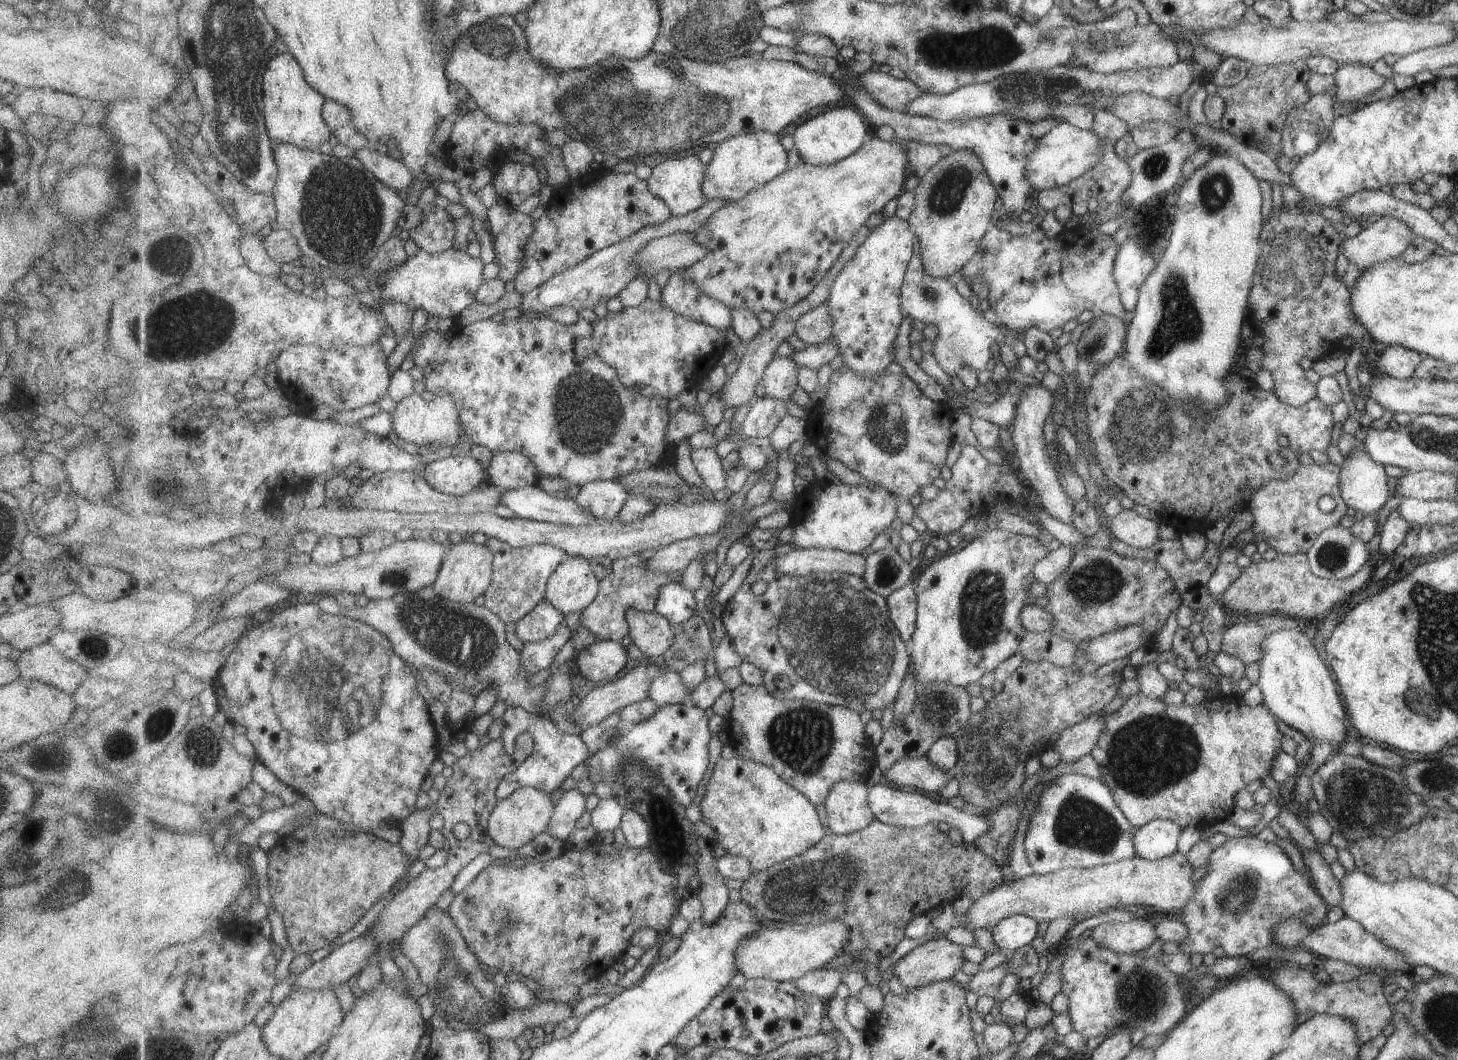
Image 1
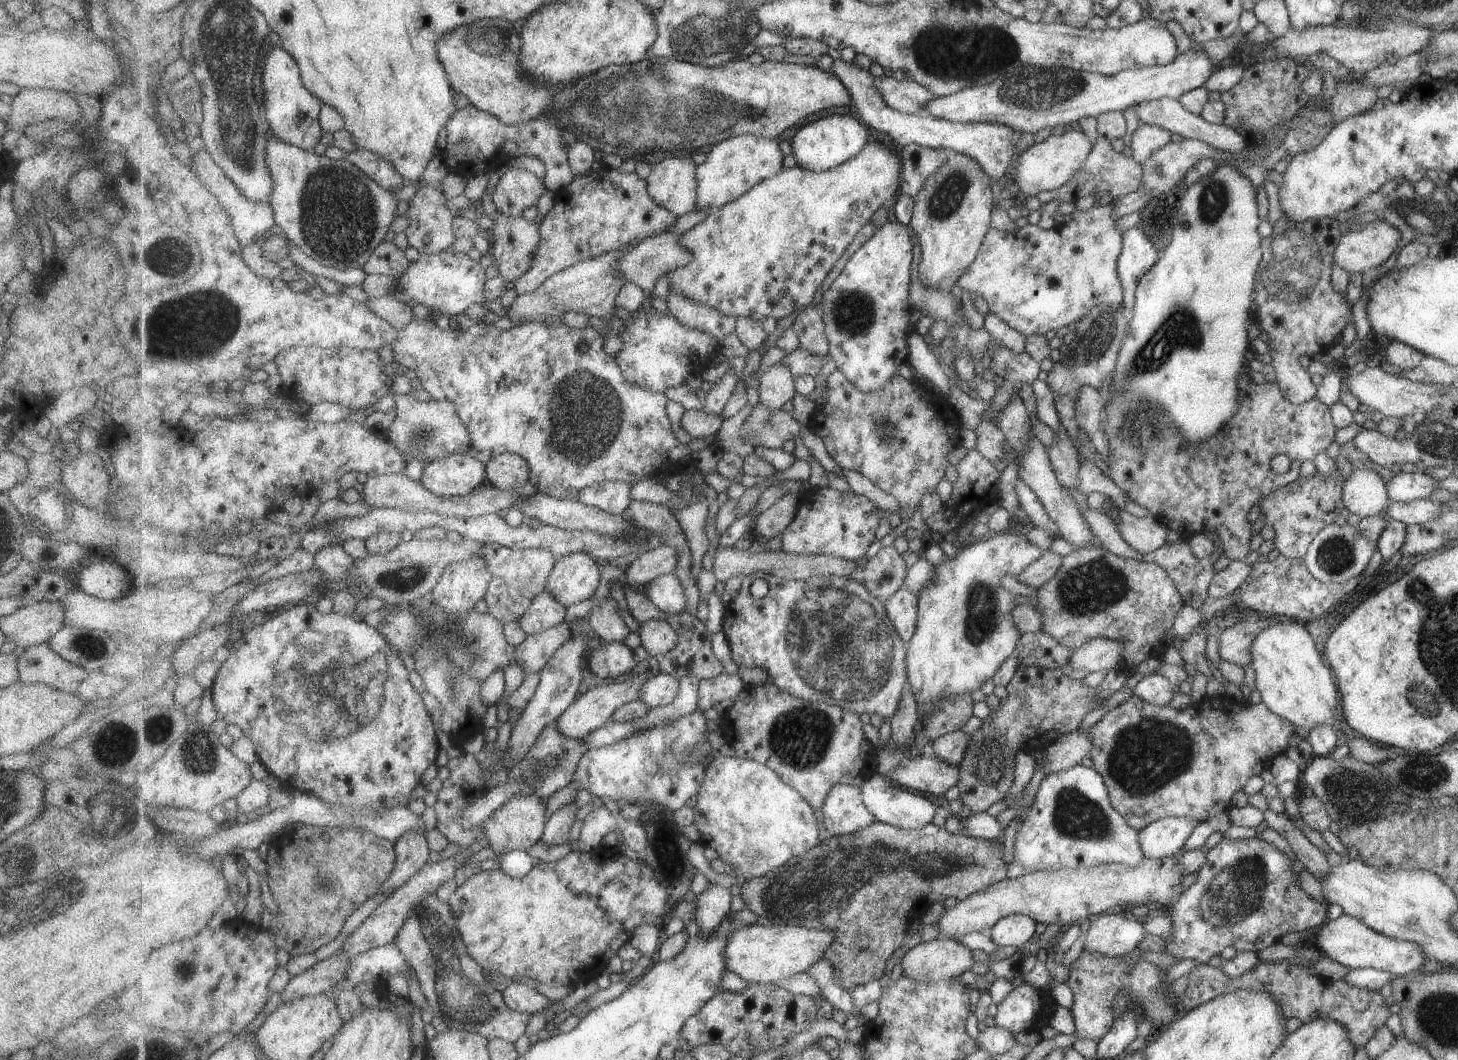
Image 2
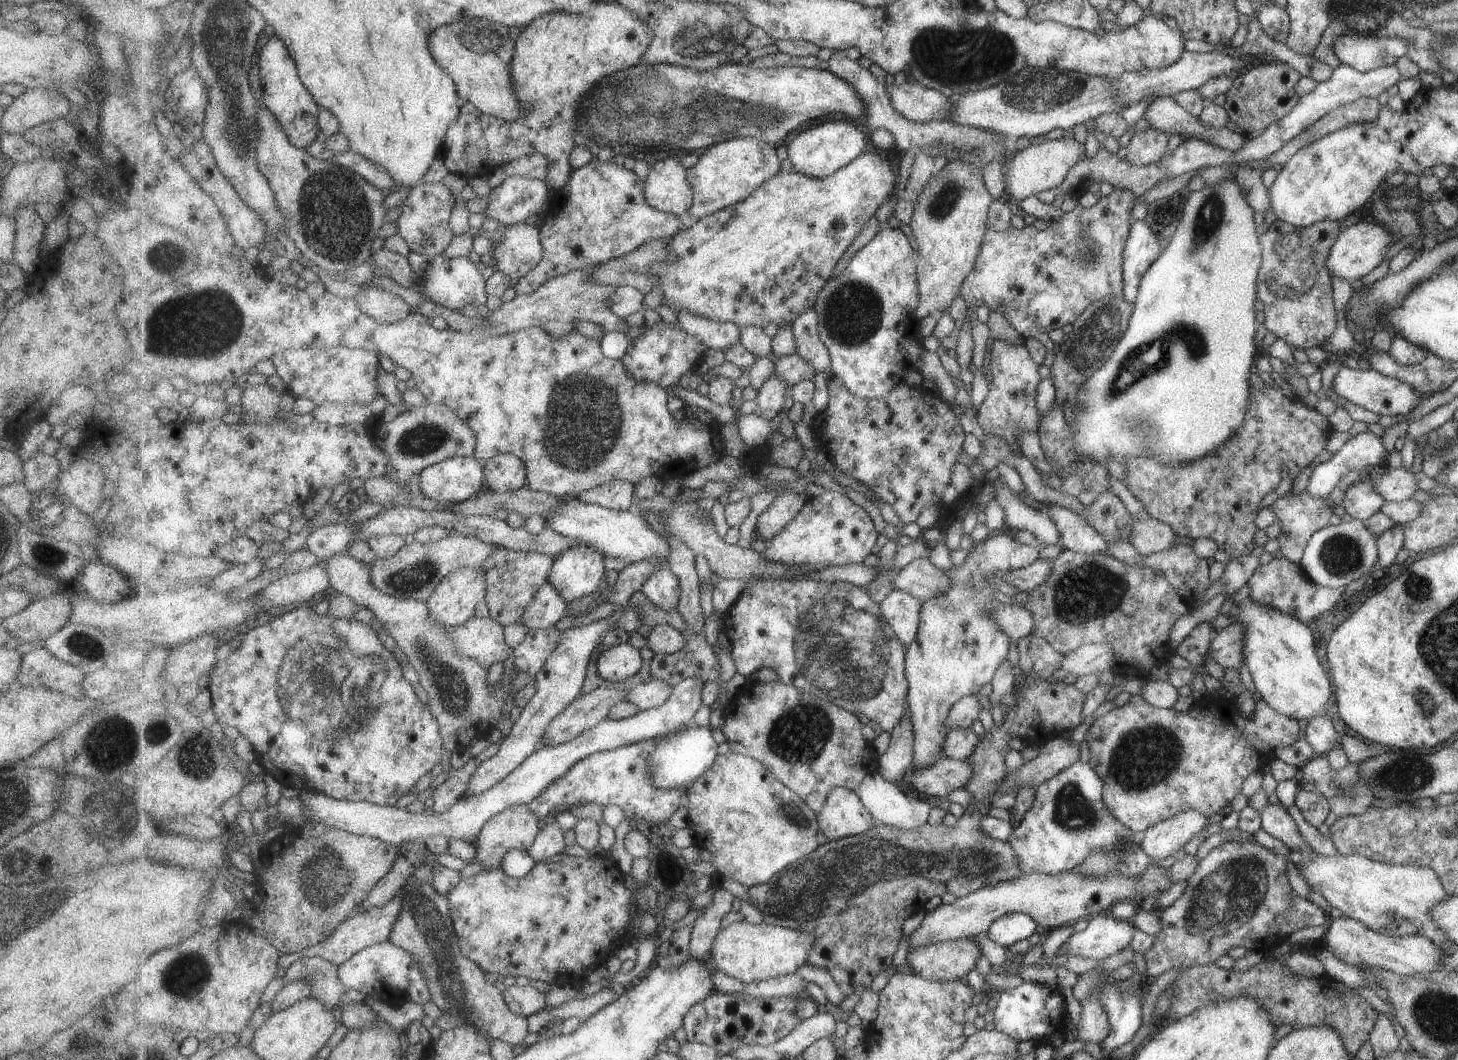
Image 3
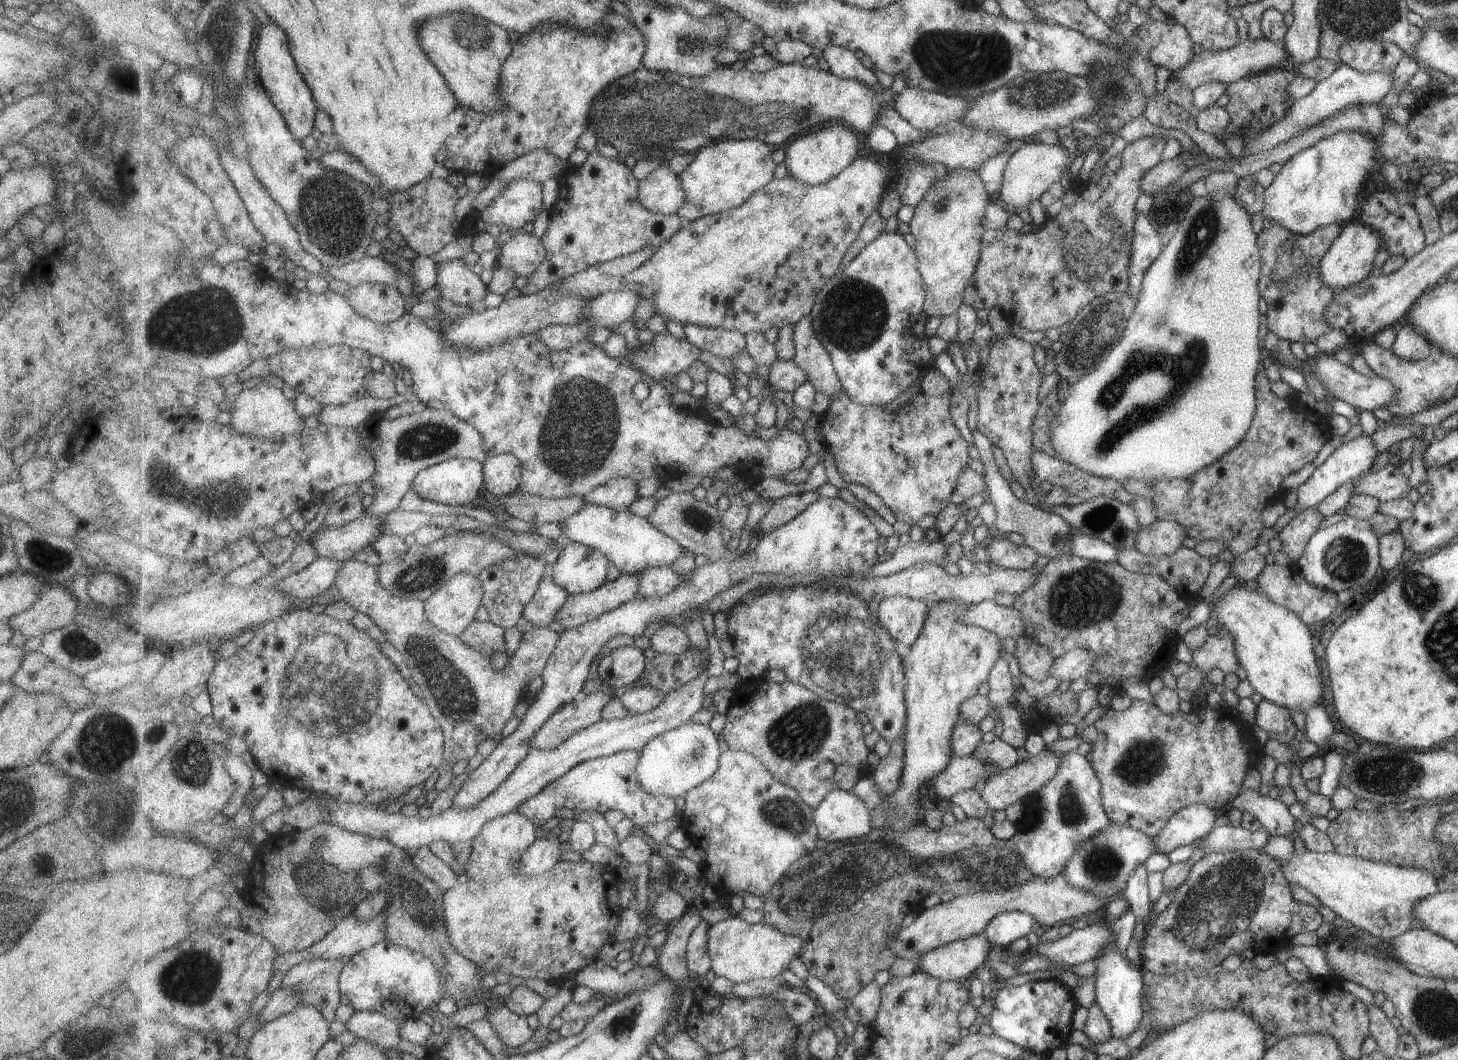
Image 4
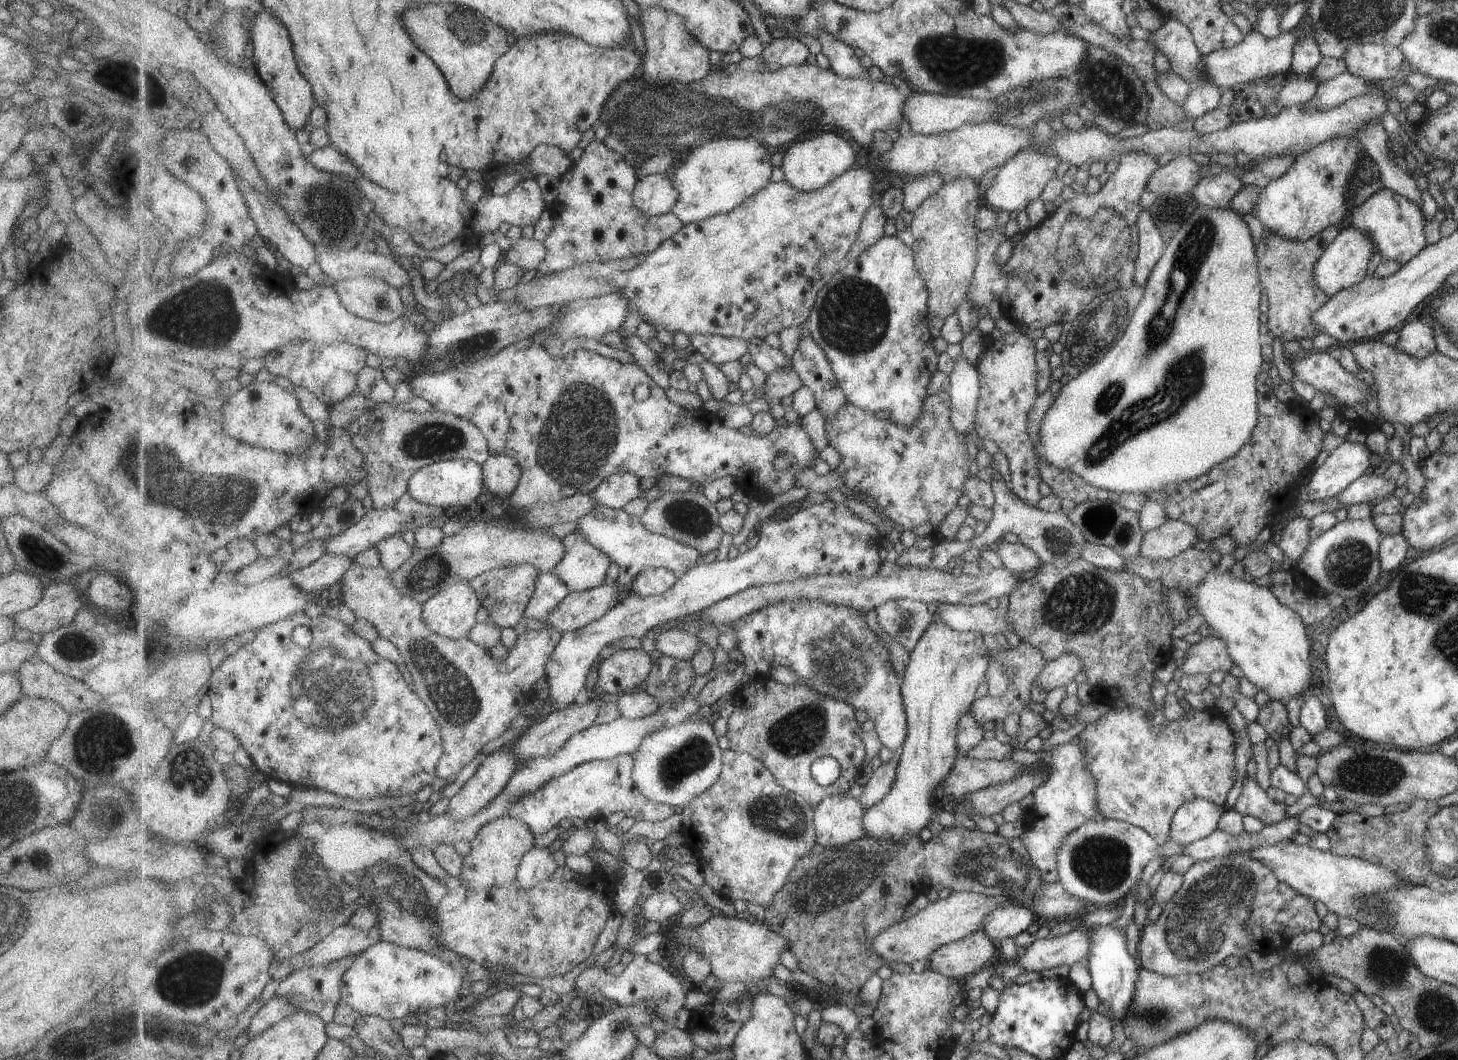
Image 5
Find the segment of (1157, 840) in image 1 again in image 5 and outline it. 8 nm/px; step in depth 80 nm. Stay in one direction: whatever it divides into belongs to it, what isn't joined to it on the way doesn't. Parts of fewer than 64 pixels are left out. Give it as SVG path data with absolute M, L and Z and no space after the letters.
M1193 799L1172 816L1168 839L1180 845L1202 839L1216 830L1222 812L1219 805L1203 799Z

